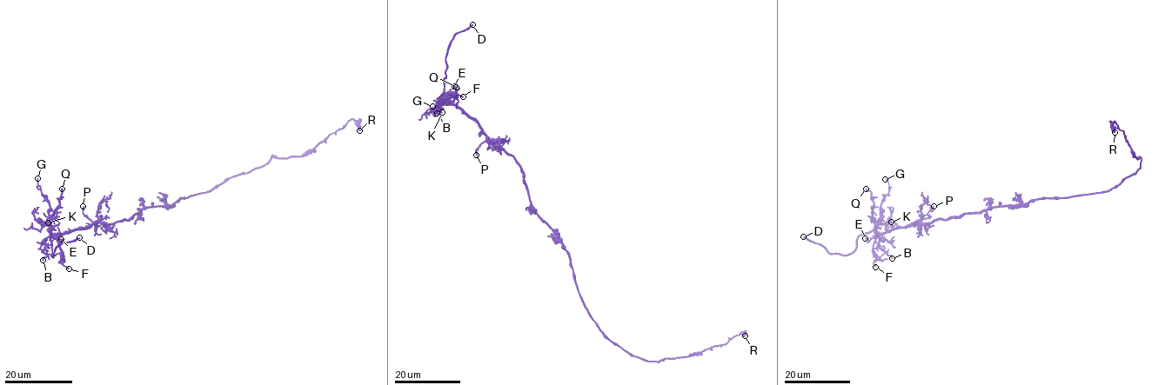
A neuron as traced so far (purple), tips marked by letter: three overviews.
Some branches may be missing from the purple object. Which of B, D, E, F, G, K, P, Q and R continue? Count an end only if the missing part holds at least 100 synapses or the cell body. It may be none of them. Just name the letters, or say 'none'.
D

